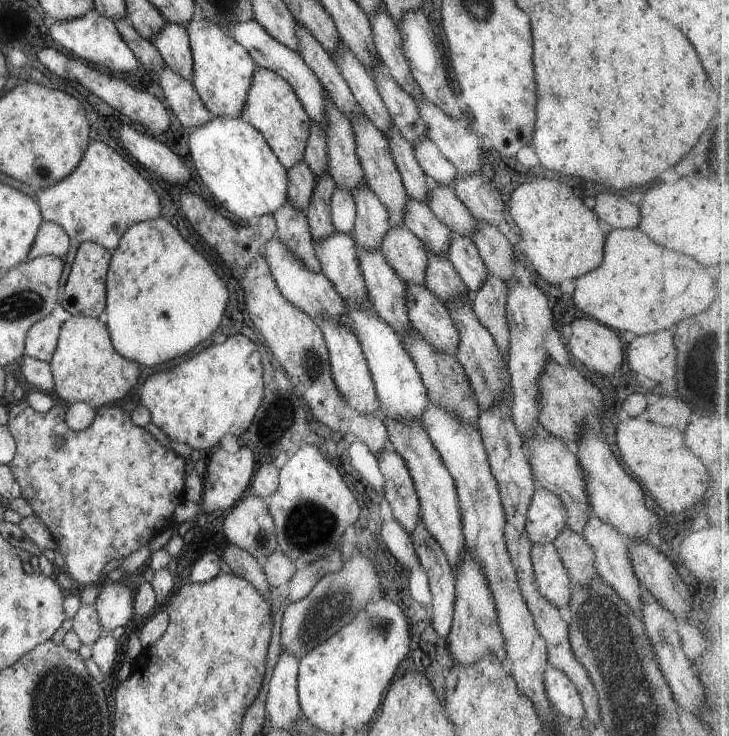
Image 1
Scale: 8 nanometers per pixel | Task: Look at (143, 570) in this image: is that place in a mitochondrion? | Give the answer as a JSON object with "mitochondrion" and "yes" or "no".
{"mitochondrion":"no"}

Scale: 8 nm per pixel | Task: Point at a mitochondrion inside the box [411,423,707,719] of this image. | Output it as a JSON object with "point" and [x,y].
{"point":[599,624]}

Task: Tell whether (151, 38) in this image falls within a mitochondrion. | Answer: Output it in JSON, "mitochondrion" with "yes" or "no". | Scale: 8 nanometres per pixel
{"mitochondrion":"no"}

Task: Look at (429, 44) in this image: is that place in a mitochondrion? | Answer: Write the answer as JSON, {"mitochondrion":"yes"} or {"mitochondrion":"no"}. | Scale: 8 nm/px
{"mitochondrion":"no"}

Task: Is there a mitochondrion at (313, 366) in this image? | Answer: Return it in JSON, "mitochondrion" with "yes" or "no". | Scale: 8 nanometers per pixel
{"mitochondrion":"yes"}

